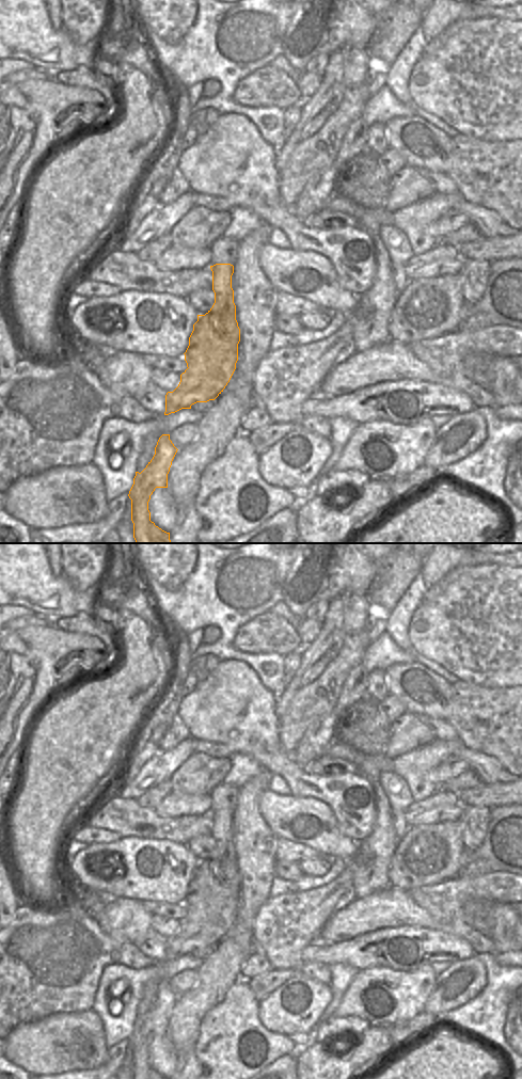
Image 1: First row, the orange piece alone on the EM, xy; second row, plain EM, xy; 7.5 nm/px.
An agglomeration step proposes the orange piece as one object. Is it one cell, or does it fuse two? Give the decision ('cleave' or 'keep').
cleave

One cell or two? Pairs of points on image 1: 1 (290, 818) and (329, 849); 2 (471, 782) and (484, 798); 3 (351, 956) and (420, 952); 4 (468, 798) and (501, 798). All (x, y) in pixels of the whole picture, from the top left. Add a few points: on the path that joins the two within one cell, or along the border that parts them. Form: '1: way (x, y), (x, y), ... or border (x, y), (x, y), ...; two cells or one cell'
1: way (300, 820), (321, 839); one cell
2: border (483, 783), (473, 788), (465, 788), (458, 793); two cells
3: way (368, 951), (402, 951); one cell
4: way (476, 797), (492, 797); one cell

